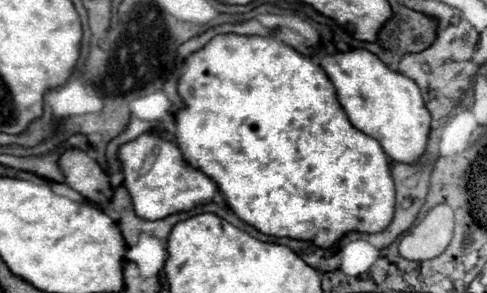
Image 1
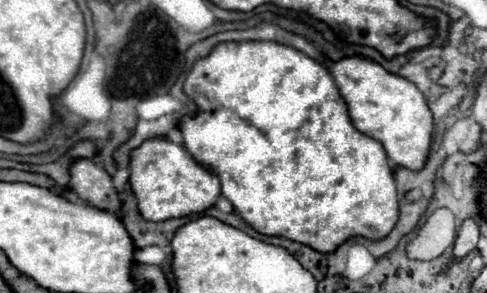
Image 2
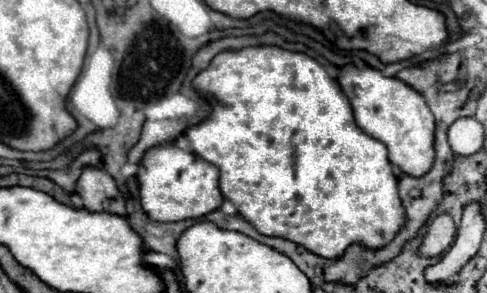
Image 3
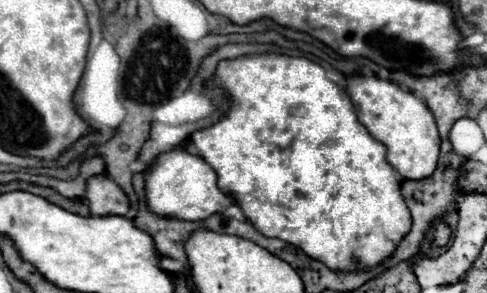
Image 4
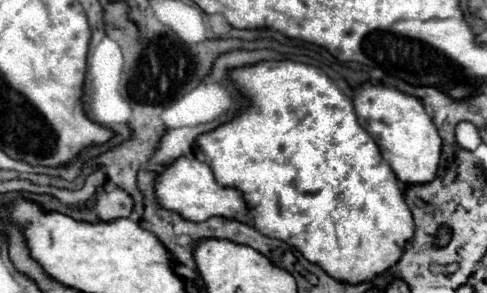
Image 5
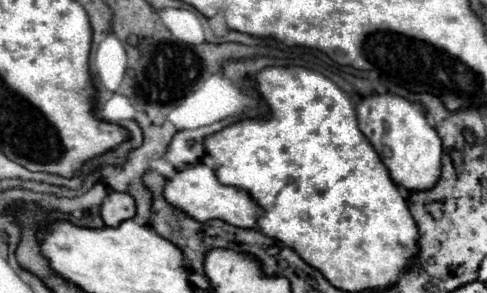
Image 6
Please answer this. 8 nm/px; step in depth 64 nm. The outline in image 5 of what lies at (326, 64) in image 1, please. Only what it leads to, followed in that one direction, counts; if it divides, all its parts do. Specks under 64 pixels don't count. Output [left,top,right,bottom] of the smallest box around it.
[352,82,442,184]

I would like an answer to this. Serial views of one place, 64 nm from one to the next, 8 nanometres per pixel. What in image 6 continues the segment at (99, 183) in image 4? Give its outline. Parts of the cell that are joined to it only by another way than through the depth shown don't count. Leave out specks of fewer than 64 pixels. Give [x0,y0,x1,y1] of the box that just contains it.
[100,190,136,226]

